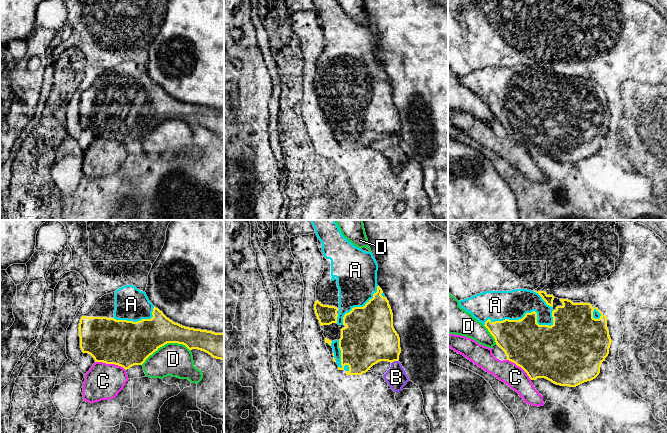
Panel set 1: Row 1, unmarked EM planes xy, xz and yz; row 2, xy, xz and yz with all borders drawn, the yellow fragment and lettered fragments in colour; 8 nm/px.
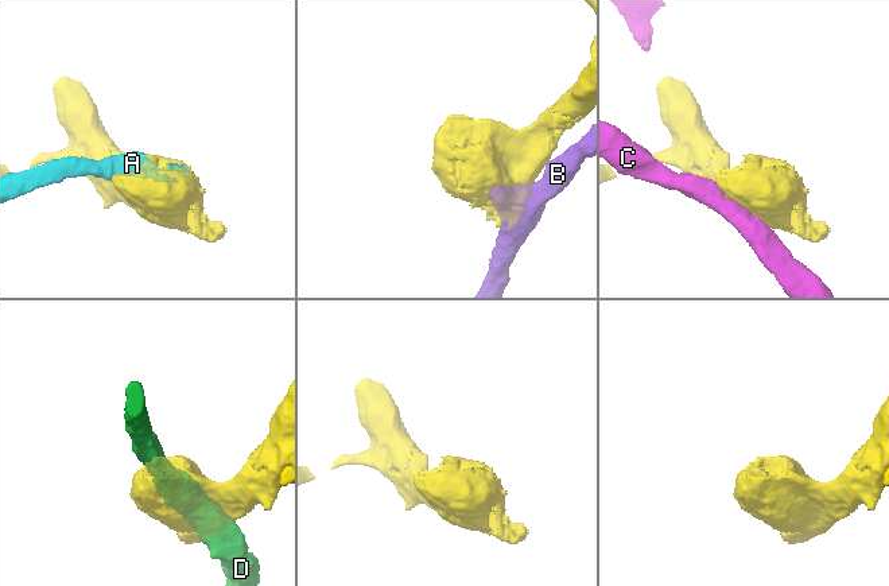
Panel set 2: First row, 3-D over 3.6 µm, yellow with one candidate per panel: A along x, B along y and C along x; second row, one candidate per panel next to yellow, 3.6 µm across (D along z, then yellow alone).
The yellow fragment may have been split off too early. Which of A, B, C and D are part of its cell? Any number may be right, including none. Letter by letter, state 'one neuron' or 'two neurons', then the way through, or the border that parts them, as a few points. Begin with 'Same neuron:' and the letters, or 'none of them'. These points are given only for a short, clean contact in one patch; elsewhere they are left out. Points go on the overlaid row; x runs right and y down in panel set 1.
Same neuron: A
A: one neuron
B: two neurons
C: two neurons
D: two neurons

